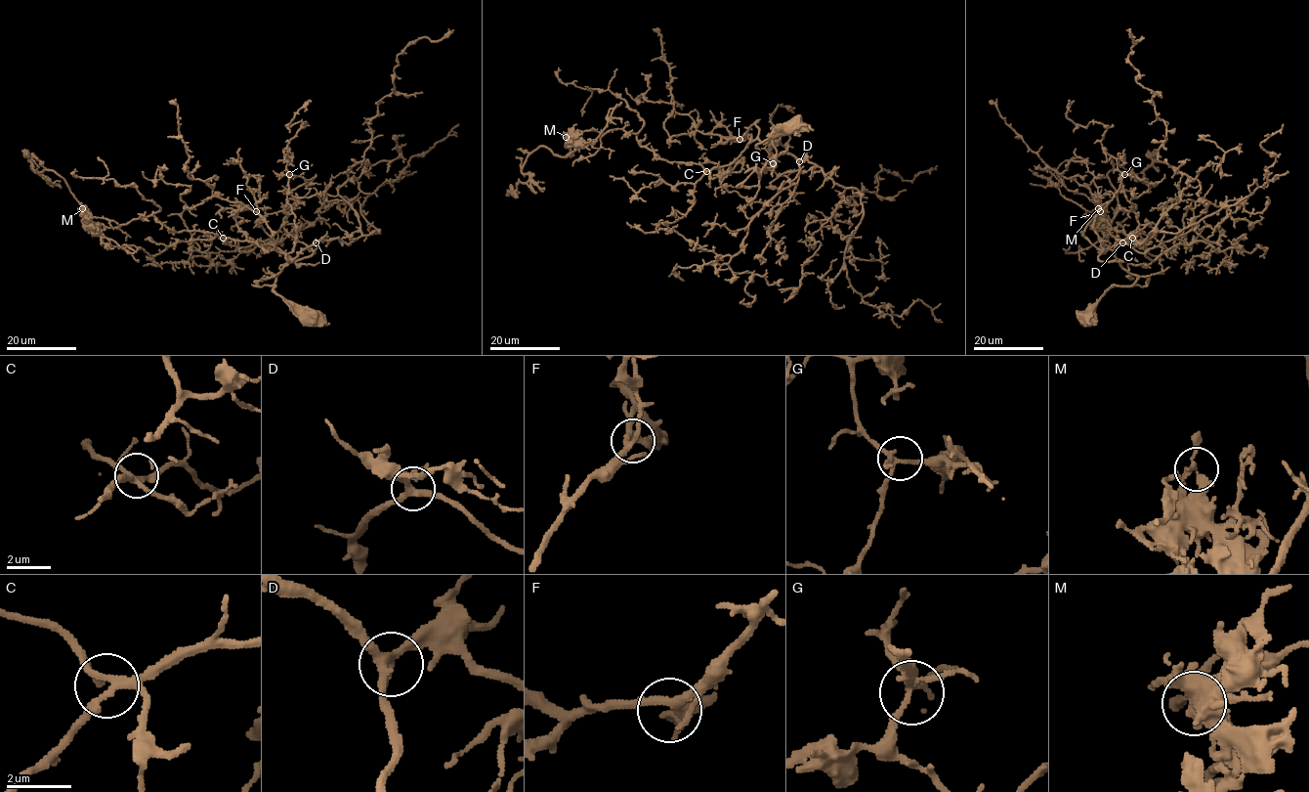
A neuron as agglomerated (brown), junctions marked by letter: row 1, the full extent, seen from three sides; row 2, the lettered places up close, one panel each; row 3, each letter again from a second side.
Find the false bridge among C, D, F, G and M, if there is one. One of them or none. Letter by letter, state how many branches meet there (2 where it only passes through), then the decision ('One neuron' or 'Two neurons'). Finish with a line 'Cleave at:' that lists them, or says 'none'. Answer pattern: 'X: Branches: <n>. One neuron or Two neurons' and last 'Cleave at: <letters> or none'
C: Branches: 4. One neuron
D: Branches: 4. One neuron
F: Branches: 4. One neuron
G: Branches: 4. One neuron
M: Branches: 4. Two neurons
Cleave at: M

